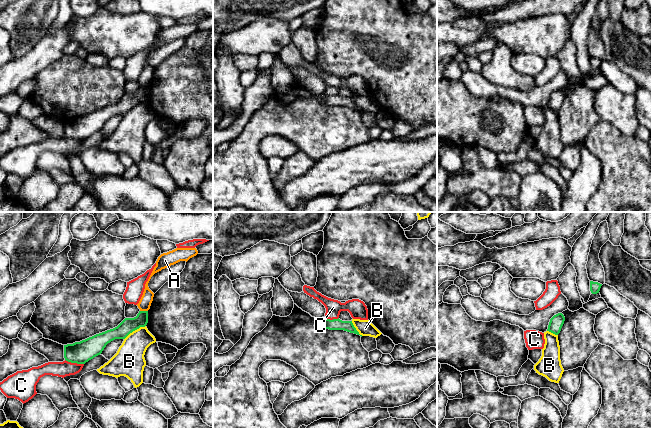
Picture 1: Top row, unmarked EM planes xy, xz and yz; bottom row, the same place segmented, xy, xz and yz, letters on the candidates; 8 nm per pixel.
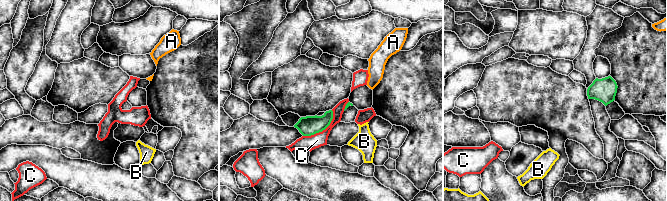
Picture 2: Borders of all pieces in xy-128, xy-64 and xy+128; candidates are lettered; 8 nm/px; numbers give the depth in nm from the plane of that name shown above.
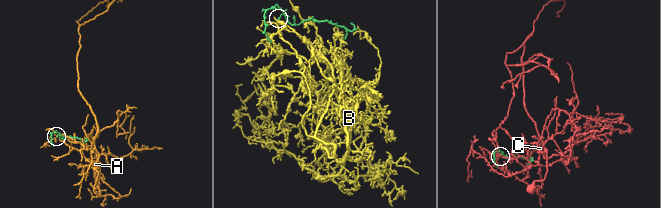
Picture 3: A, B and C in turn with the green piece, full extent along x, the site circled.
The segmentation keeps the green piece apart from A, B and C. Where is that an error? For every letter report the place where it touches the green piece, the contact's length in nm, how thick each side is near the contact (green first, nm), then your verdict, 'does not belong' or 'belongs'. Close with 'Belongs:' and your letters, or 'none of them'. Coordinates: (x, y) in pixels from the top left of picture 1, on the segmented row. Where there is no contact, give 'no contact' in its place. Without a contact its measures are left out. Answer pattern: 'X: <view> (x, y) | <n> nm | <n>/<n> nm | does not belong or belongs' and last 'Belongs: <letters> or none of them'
A: xy (144, 311) | 60 nm | 120/100 nm | does not belong
B: xy (134, 330) | 200 nm | 120/240 nm | does not belong
C: xy (74, 362) | 160 nm | 180/130 nm | does not belong
Belongs: none of them

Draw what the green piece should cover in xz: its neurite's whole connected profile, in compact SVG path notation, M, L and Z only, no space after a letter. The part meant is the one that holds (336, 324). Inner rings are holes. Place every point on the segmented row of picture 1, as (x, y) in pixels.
M324 317L322 320L322 326L325 329L329 330L344 330L350 333L360 335L359 332L354 327L352 321L342 321L339 318L330 320Z

